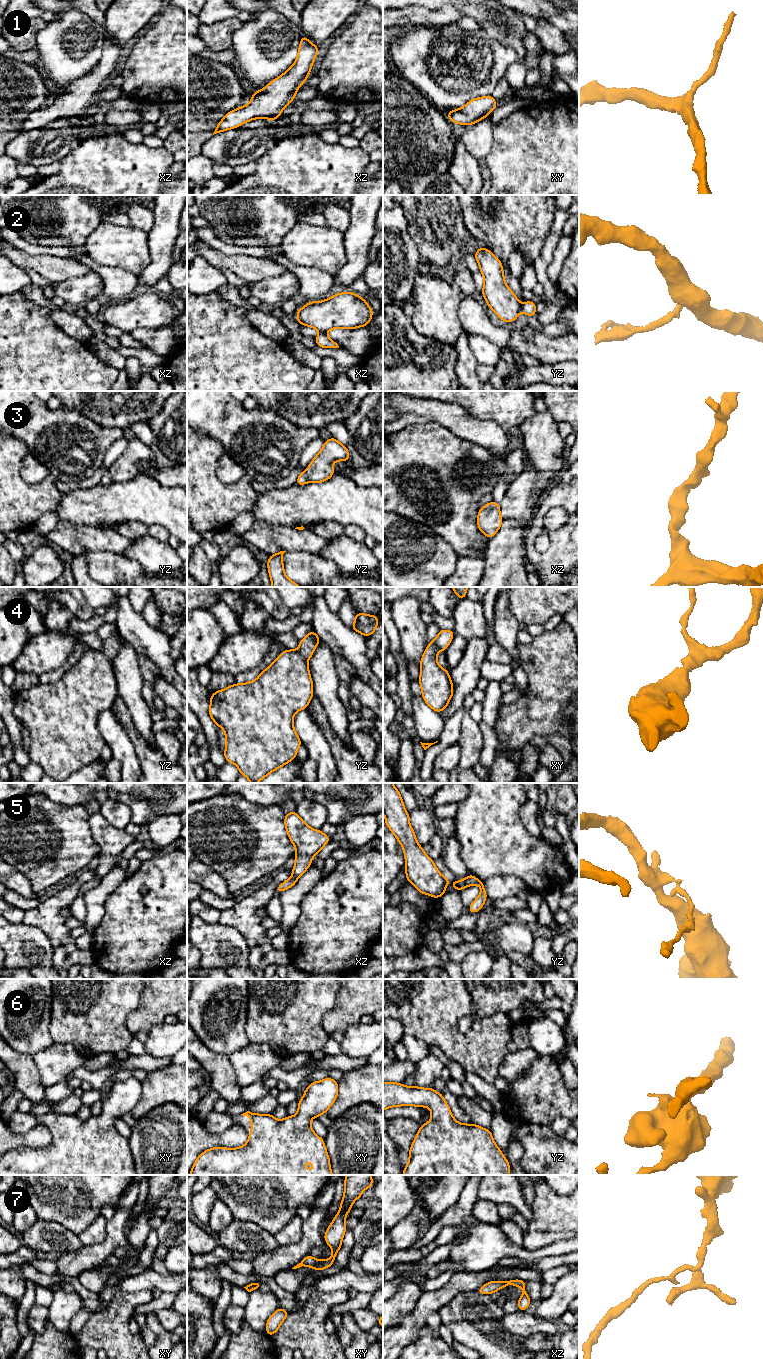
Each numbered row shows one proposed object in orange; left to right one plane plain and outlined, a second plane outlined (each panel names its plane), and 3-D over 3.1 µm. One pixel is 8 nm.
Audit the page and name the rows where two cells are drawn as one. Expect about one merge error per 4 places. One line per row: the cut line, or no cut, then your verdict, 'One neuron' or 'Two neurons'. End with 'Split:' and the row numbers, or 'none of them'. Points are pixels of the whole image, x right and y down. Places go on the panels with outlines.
1: No split. One neuron
2: Split along yz (521, 304), (519, 310). Two neurons
3: No split. One neuron
4: No split. One neuron
5: Split along xz (292, 875), (296, 879). Two neurons
6: No split. One neuron
7: Split along xy (319, 1261), (313, 1267). Two neurons
Split: 2, 5, 7

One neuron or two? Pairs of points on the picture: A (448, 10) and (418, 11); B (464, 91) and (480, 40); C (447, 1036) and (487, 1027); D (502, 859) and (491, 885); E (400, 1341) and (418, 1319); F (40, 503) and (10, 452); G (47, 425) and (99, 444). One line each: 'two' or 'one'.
A: one
B: one
C: one
D: two
E: one
F: one
G: one

